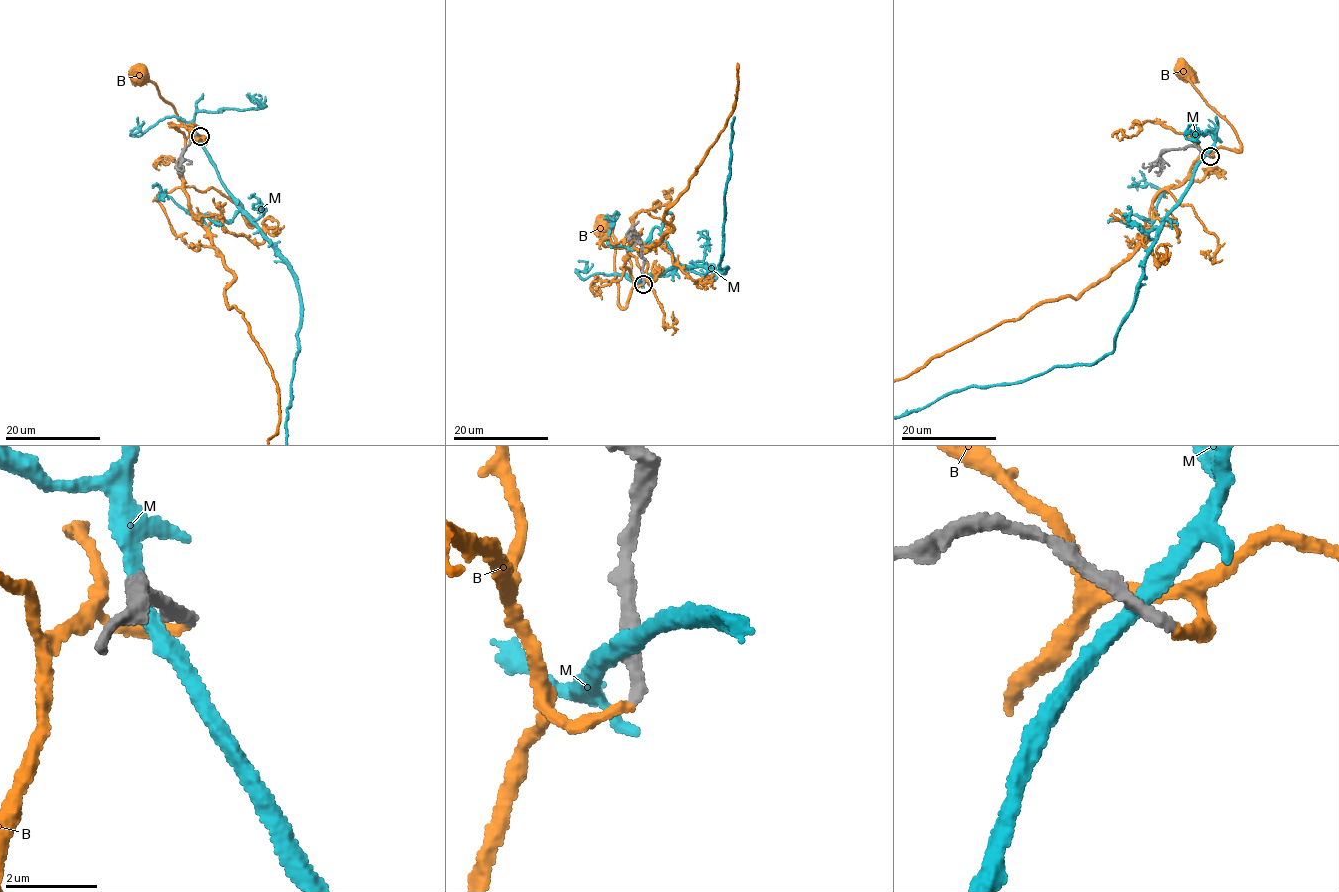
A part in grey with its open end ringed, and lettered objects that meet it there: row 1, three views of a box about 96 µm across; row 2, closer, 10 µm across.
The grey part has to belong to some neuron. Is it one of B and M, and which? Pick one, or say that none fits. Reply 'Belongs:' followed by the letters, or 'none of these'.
Belongs: B

